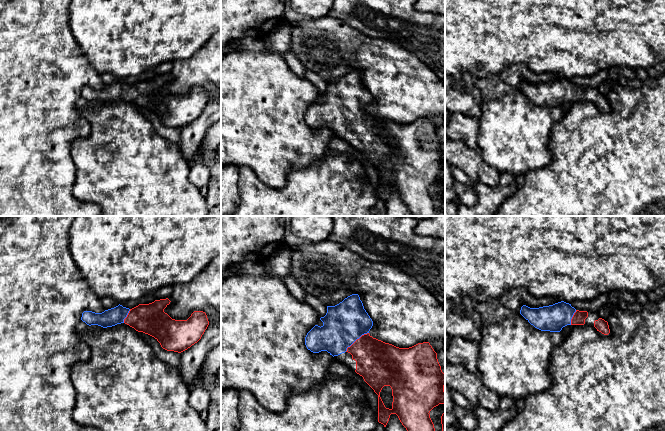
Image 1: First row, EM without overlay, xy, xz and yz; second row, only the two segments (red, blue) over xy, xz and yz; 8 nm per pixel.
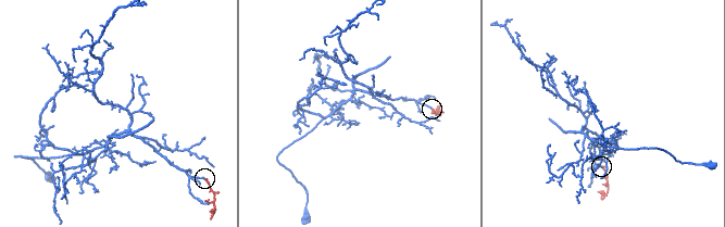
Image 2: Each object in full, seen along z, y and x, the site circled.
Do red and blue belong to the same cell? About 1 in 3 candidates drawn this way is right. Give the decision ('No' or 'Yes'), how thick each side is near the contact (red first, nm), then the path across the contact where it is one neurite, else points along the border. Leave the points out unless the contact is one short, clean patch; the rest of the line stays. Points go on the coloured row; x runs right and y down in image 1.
Yes. Thickness 340 nm (red) against 320 nm. Path across: xz (377, 362), (357, 339), (346, 328), (344, 323)

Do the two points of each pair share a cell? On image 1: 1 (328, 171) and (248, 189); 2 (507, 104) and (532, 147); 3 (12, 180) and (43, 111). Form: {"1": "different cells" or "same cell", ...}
{"1": "same cell", "2": "same cell", "3": "same cell"}

